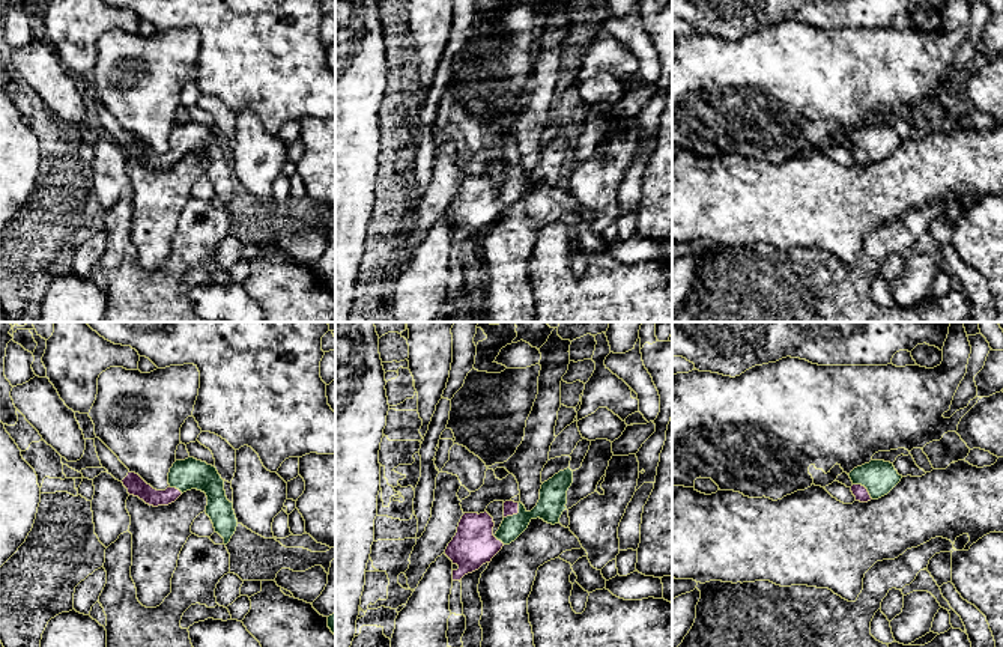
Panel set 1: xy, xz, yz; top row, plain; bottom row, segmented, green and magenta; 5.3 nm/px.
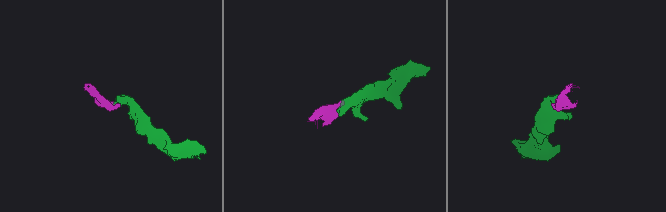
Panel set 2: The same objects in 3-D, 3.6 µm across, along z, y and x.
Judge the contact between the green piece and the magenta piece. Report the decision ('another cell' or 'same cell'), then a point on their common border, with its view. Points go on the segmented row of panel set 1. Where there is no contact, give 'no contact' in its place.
same cell; meets green in xz at (515, 515)

